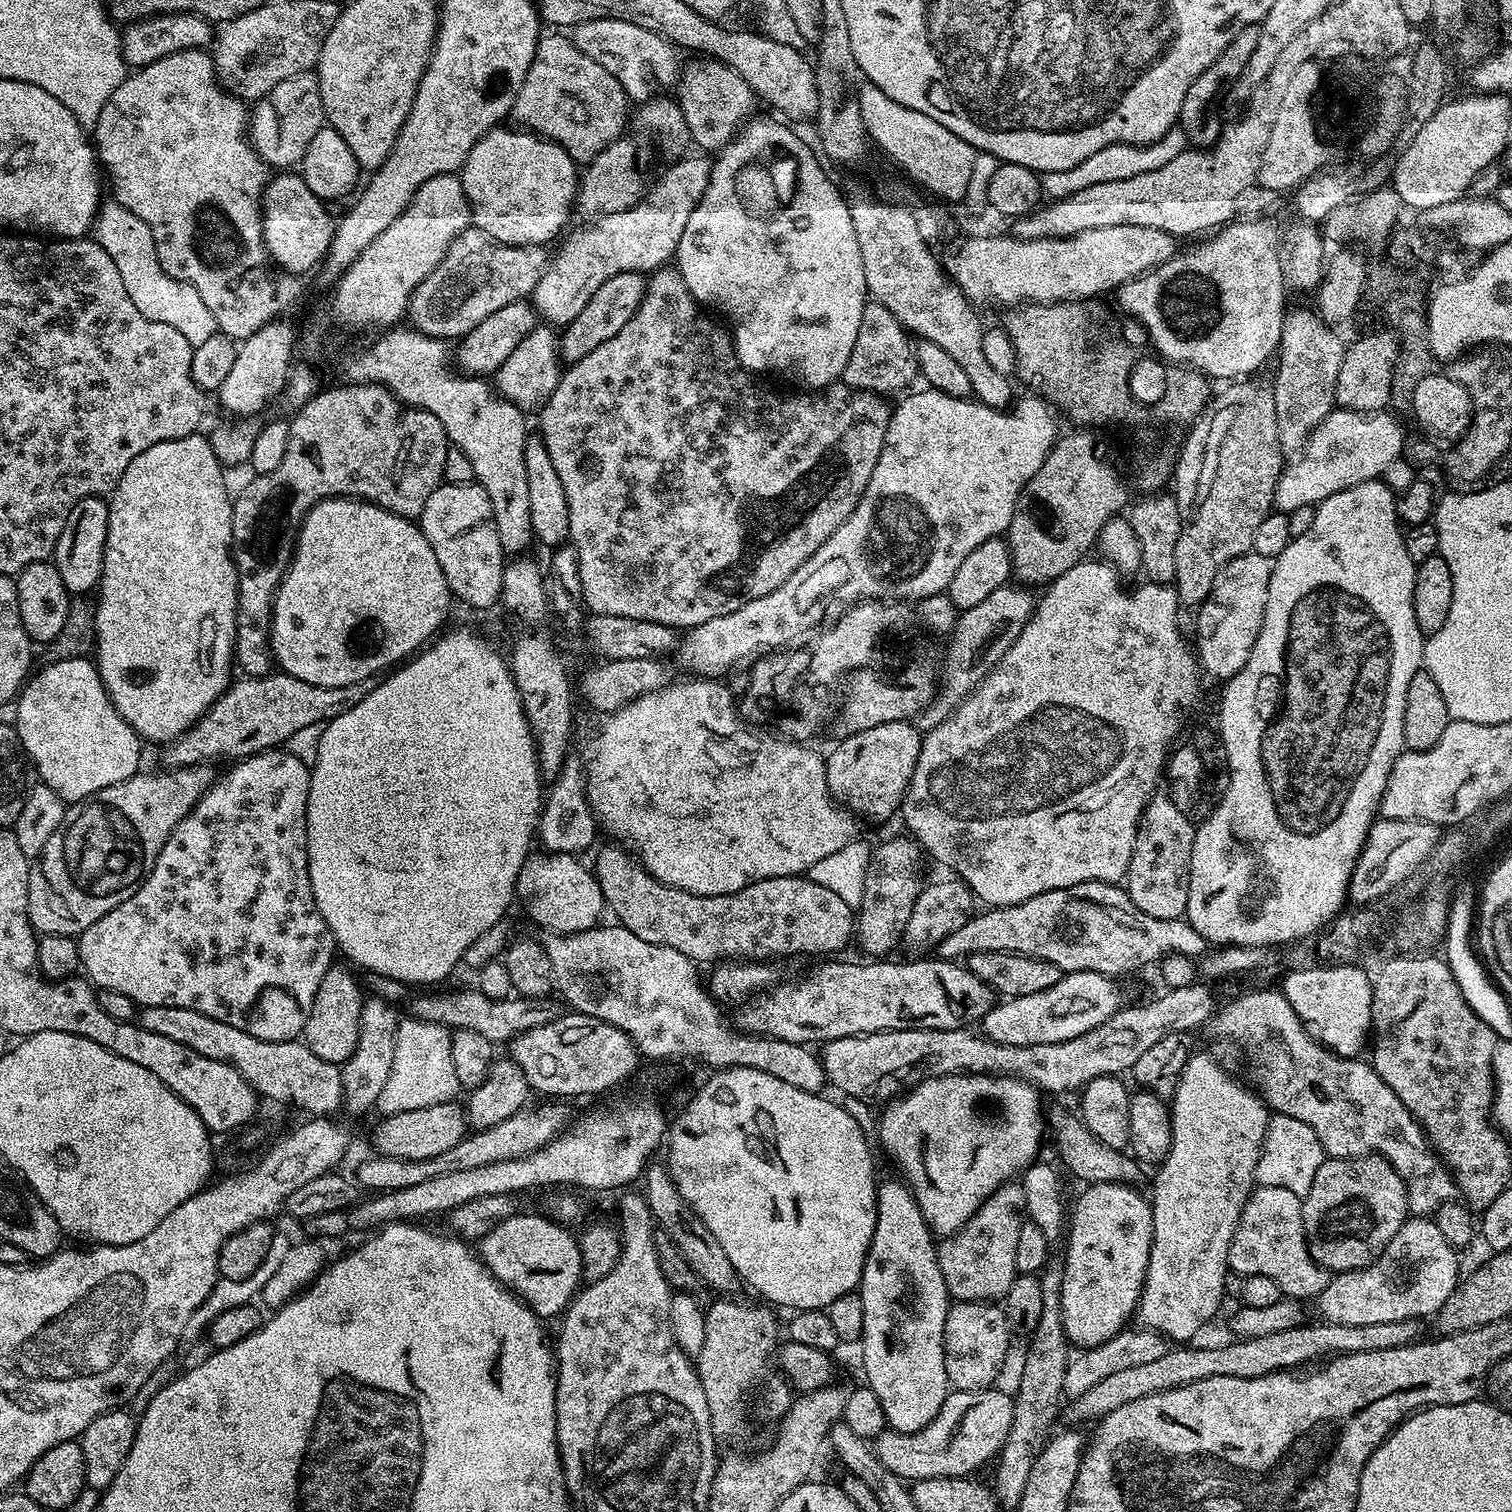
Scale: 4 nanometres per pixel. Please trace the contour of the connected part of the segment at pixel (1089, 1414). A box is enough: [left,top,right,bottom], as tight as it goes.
[1067,1320,1421,1426]

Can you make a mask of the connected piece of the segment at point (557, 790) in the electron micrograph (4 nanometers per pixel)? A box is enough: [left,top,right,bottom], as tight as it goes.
[538,759,598,854]

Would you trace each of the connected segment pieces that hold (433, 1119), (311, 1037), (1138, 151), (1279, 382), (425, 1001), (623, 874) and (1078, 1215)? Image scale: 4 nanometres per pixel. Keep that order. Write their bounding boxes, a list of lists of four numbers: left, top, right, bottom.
[[372,1100,466,1160],[302,963,366,1066],[1040,127,1189,200],[1272,307,1346,458],[411,987,558,1045],[594,843,854,962],[1061,1184,1152,1350]]

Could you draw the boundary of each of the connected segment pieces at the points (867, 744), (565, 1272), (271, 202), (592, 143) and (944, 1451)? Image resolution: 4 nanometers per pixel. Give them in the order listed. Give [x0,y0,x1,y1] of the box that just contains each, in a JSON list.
[[824,719,921,820],[478,1214,584,1318],[262,170,337,277],[510,34,630,166],[874,1387,1013,1482]]

